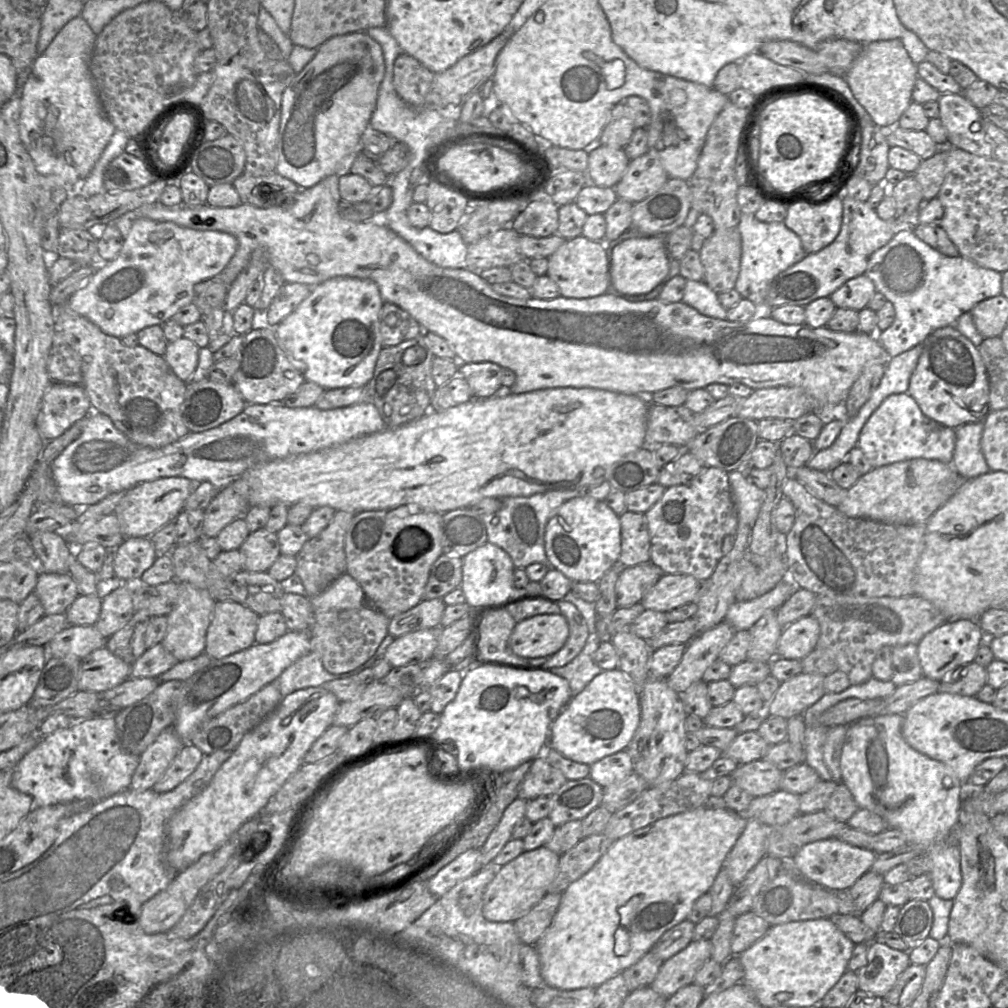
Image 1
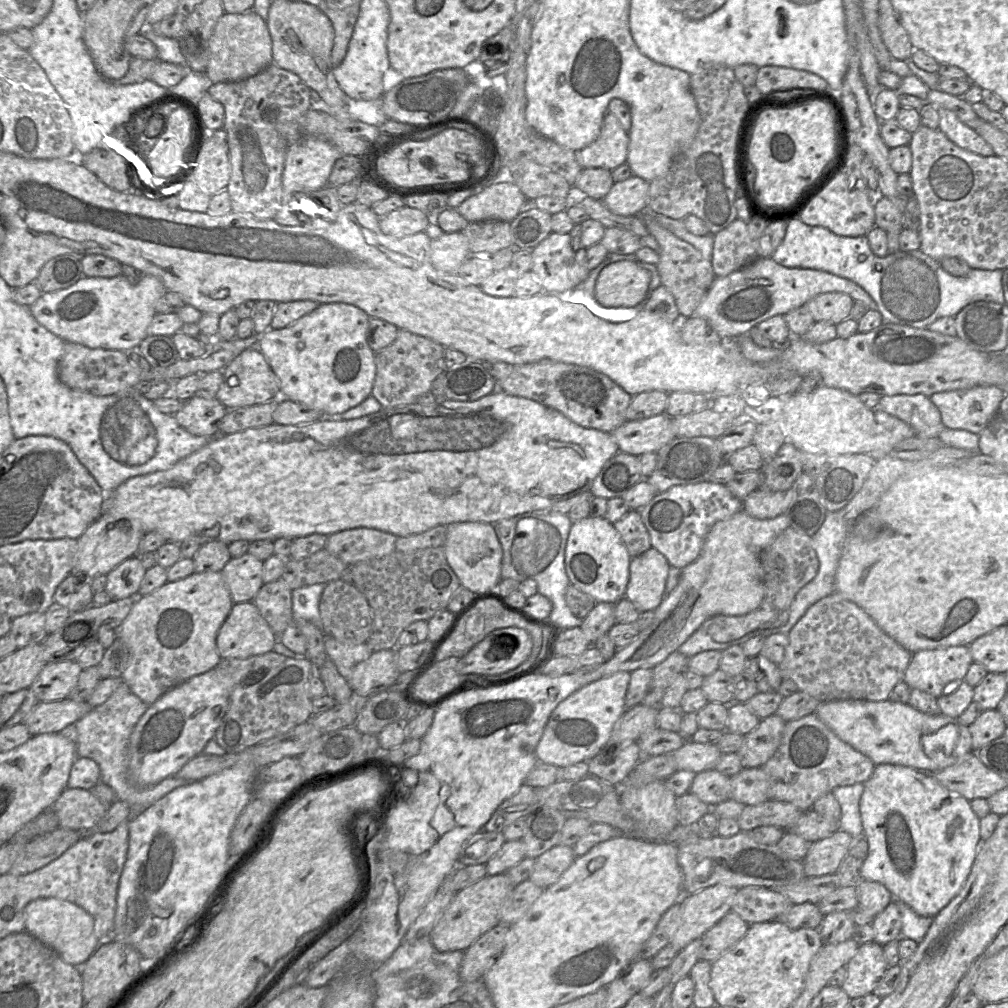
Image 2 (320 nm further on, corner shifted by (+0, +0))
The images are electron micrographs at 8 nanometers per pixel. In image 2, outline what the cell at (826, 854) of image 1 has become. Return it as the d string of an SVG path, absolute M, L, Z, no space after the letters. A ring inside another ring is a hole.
M879 764L874 768L874 773L869 780L864 783L863 794L860 799L860 814L863 824L863 837L867 840L869 851L860 869L860 880L875 881L883 884L898 902L908 905L918 915L924 917L935 917L943 911L952 900L959 894L964 886L975 861L978 849L982 843L980 836L980 818L973 811L970 801L959 794L954 794L941 785L933 774L925 773L914 768L894 765Z

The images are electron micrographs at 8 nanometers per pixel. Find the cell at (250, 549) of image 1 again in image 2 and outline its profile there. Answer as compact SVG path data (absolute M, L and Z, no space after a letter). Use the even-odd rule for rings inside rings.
M250 553L231 558L221 571L234 603L251 602L264 584L264 561Z

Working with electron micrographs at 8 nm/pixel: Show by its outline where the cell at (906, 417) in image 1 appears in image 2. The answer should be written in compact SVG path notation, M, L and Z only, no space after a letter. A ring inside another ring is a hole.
M923 394L881 396L878 408L908 424L919 438L938 438L945 428L938 408Z

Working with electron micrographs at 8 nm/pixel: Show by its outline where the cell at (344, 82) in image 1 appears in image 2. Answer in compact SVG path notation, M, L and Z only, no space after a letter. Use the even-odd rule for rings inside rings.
M303 137L301 140L289 145L282 172L282 204L276 212L274 220L279 224L290 226L308 224L309 216L304 213L302 222L291 216L288 201L301 193L314 192L324 188L328 183L335 162L341 156L339 150L323 138Z

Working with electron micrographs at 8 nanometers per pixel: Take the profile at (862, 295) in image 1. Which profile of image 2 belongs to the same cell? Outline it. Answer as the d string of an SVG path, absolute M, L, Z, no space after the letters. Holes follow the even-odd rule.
M829 292L815 296L806 303L815 322L837 325L848 319L854 300L842 292Z

